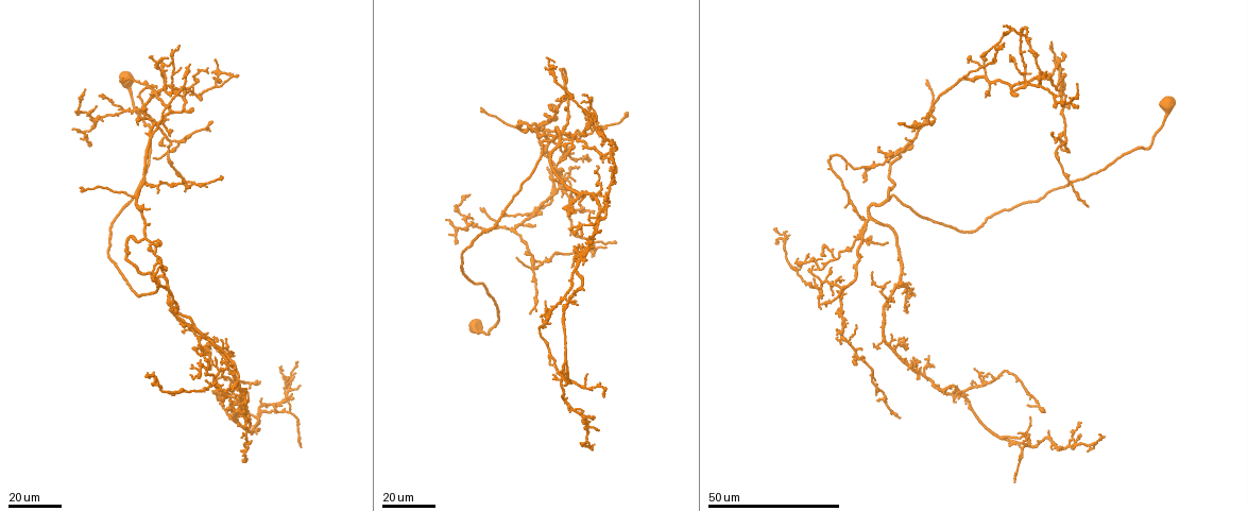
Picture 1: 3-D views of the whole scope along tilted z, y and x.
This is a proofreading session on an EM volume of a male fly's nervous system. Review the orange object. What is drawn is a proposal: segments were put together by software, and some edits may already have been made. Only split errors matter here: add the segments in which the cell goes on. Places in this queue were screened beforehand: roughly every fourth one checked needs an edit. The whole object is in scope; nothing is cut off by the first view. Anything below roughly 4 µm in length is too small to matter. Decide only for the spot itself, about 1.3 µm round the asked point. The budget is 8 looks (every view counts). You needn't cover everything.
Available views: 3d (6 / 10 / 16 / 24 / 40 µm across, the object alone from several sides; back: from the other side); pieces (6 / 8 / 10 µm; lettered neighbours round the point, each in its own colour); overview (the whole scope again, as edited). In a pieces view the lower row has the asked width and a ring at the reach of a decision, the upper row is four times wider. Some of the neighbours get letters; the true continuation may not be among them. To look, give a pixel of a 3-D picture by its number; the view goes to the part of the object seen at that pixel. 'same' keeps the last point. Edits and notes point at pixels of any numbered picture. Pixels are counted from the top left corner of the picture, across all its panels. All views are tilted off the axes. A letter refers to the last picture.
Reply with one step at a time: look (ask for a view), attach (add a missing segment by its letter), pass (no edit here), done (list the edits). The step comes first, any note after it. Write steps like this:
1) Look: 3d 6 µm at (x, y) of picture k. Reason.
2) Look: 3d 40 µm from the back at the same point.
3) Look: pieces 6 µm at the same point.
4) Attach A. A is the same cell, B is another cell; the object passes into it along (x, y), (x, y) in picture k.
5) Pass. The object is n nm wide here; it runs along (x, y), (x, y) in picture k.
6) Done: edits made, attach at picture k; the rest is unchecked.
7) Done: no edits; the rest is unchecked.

Look: 3d 24 µm at (1070, 101) of picture 1. Branch stops here.

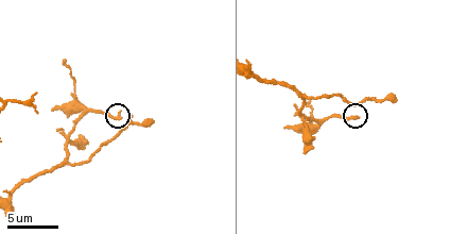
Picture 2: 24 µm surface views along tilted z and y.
Look: pieces 10 µm at (120, 111) of picture 2.

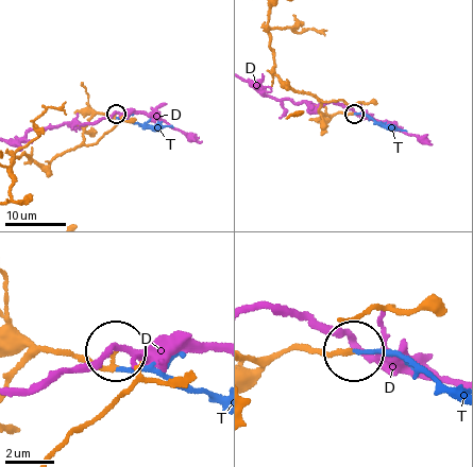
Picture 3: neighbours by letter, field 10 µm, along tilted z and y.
Attach T. The object is 180 nm wide here; T is the same cell, D is another cell; the object passes into it along (100, 114), (151, 126), (171, 125) in picture 3; the cell continues.

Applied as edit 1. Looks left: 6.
Look: 3d 24 µm at (193, 76) of picture 1. An open end.

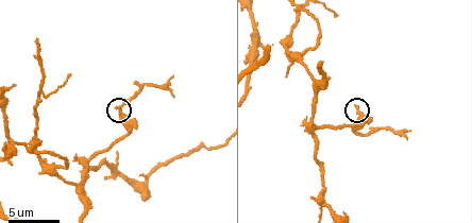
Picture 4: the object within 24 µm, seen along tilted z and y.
Look: pieces 10 µm at (355, 105) of picture 4.

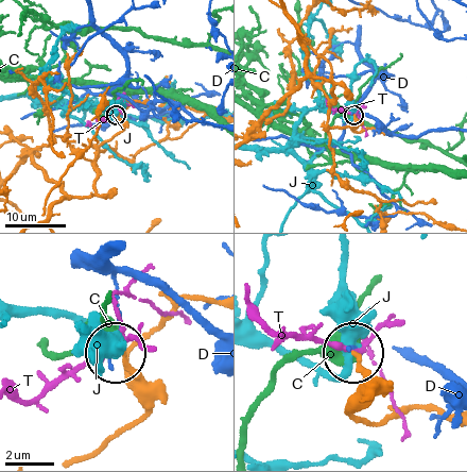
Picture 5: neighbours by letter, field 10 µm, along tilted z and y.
Pass. The object is 150 nm wide here; C, D, J and T are other cells; none of them fits.

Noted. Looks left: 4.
Look: 3d 16 µm at (212, 123) of picture 1. Long arm stops here.

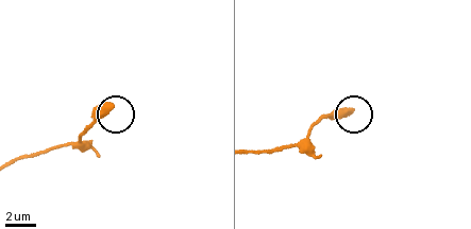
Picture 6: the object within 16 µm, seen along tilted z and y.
Look: 3d 6 µm at (347, 113) of picture 6.

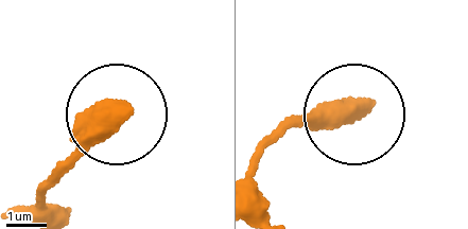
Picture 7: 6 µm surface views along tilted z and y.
Look: pieces 8 µm at (119, 108) of picture 7.

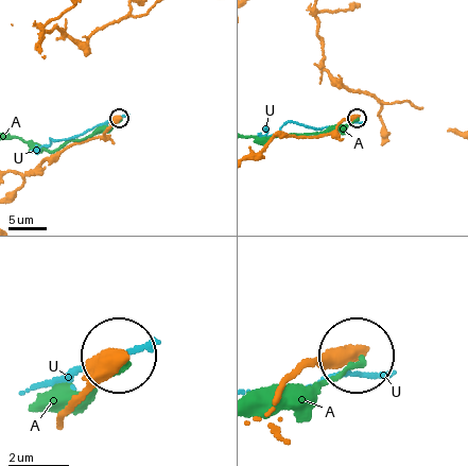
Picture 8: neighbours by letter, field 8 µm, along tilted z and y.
Pass. A and U are other cells; it runs along (279, 393), (302, 365), (352, 350) in picture 8; none of them fits.

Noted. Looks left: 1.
Done: edits made, attach at picture 3; the rest is unchecked.

